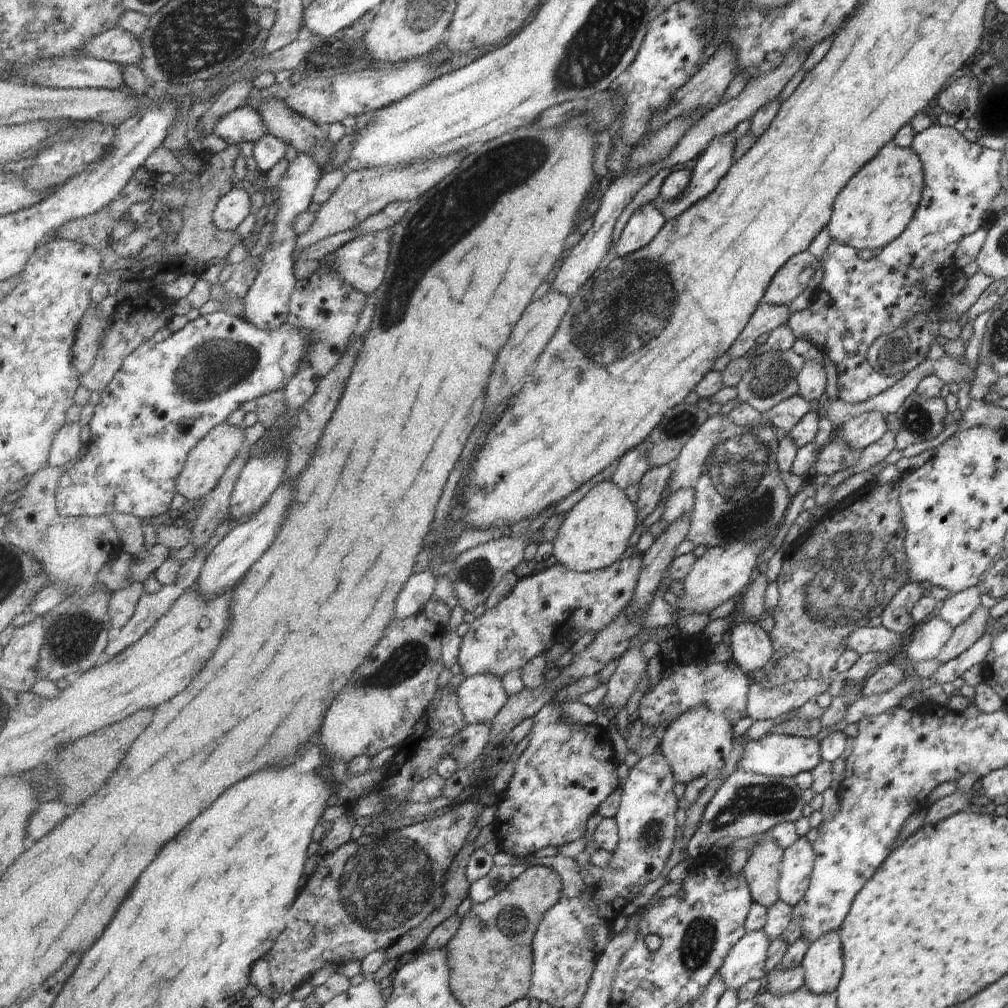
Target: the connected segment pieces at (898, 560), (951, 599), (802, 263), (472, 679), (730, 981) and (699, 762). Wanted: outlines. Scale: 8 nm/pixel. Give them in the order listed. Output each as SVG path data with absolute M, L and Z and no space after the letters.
M874 481L866 482L858 491L852 492L842 501L834 504L834 506L825 512L818 521L802 532L798 537L791 542L787 547L782 549L783 568L781 574L778 574L774 584L778 590L777 604L772 608L773 627L768 632L772 642L771 658L767 660L767 664L763 666L762 672L764 678L774 686L781 686L787 682L802 681L807 679L825 679L828 678L829 672L836 668L836 660L845 652L847 644L847 636L865 626L871 618L880 616L883 608L889 604L889 600L904 584L909 583L909 568L906 564L905 552L903 551L903 538L905 538L905 528L901 524L901 512L897 504L897 482L891 484L876 484Z
M966 588L942 600L934 615L945 620L953 629L966 618L969 618L969 615L979 605L980 594L977 592L977 588Z
M809 251L791 256L769 281L763 303L788 306L795 296L810 285L817 263L818 259Z
M489 674L465 677L459 684L457 694L459 706L469 725L492 722L509 698L501 678Z
M762 929L746 931L739 938L718 968L719 978L726 989L737 992L743 984L764 979L768 944L769 940Z
M703 704L693 708L691 712L683 714L675 722L665 729L663 742L658 749L667 757L667 762L671 765L672 772L679 784L687 786L697 778L708 777L715 769L723 769L725 764L717 764L723 756L723 760L729 756L729 752L719 752L719 750L729 750L731 748L731 724L725 714L715 714L709 712Z

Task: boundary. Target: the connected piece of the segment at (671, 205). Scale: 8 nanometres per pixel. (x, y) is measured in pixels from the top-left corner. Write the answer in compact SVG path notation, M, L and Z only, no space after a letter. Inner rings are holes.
M731 132L713 138L711 144L707 144L707 148L698 158L692 170L691 184L686 192L671 202L665 202L659 198L653 202L653 206L657 206L659 212L670 221L703 200L703 197L715 188L719 178L733 164L733 158L731 158L733 144L735 141L731 138Z

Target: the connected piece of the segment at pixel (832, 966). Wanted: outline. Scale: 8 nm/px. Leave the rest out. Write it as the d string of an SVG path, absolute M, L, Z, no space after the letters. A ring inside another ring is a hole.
M829 930L821 938L813 940L801 960L804 983L809 992L824 995L834 992L842 973L842 950L839 936Z

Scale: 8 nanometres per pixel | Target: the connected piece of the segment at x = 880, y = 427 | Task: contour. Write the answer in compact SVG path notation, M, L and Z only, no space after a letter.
M865 412L855 418L849 418L834 430L839 438L851 448L860 450L879 440L885 434L885 417L879 412Z

